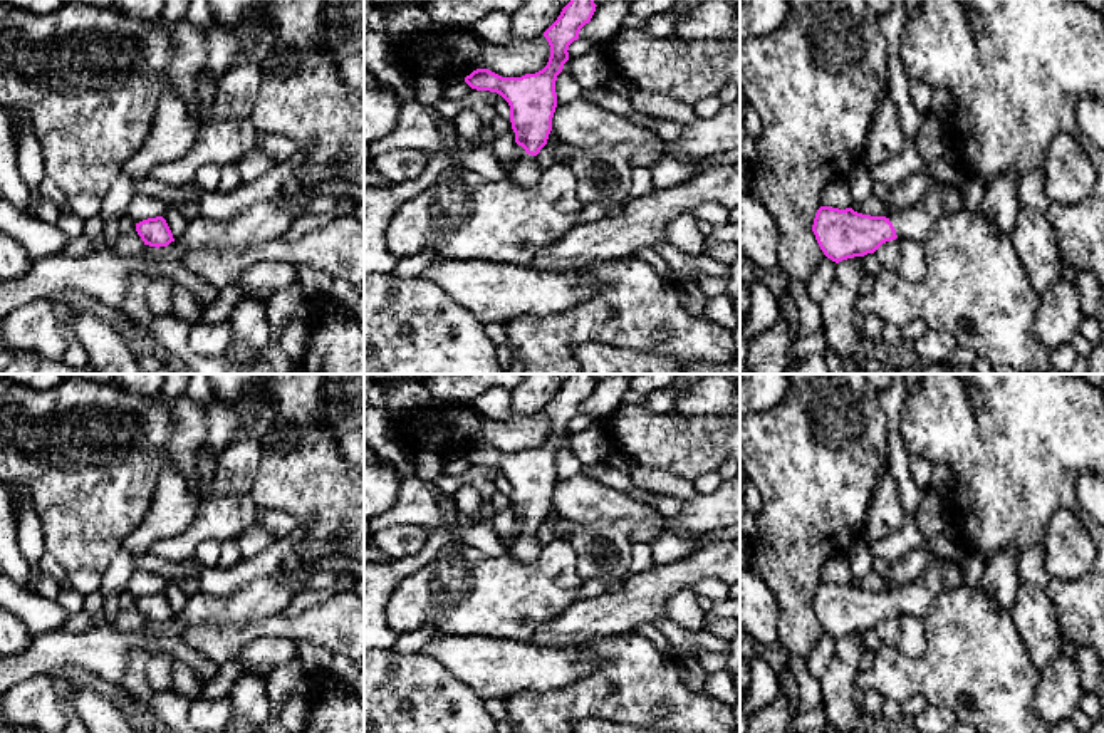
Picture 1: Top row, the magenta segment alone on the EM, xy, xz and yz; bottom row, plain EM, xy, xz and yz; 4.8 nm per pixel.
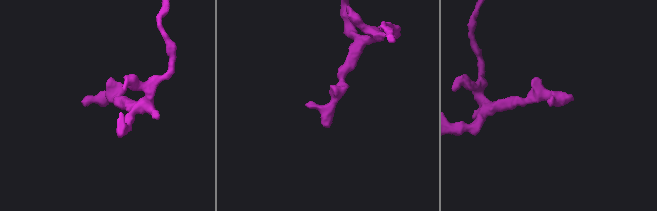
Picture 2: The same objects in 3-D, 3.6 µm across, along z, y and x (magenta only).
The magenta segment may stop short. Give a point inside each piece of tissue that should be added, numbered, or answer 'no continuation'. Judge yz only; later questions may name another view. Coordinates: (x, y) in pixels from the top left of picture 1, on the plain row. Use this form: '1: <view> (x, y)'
1: yz (942, 574)

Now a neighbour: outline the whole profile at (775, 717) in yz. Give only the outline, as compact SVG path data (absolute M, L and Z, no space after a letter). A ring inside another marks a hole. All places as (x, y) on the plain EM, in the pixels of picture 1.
M780 688L777 696L748 720L747 733L789 733L795 711L797 708Z

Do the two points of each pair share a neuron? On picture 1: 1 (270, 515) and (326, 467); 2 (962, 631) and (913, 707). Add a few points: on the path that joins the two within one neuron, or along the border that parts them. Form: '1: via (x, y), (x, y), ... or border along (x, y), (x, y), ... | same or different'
1: border along (260, 507), (286, 510), (299, 525) | different
2: border along (903, 703), (920, 695), (928, 705) | different

